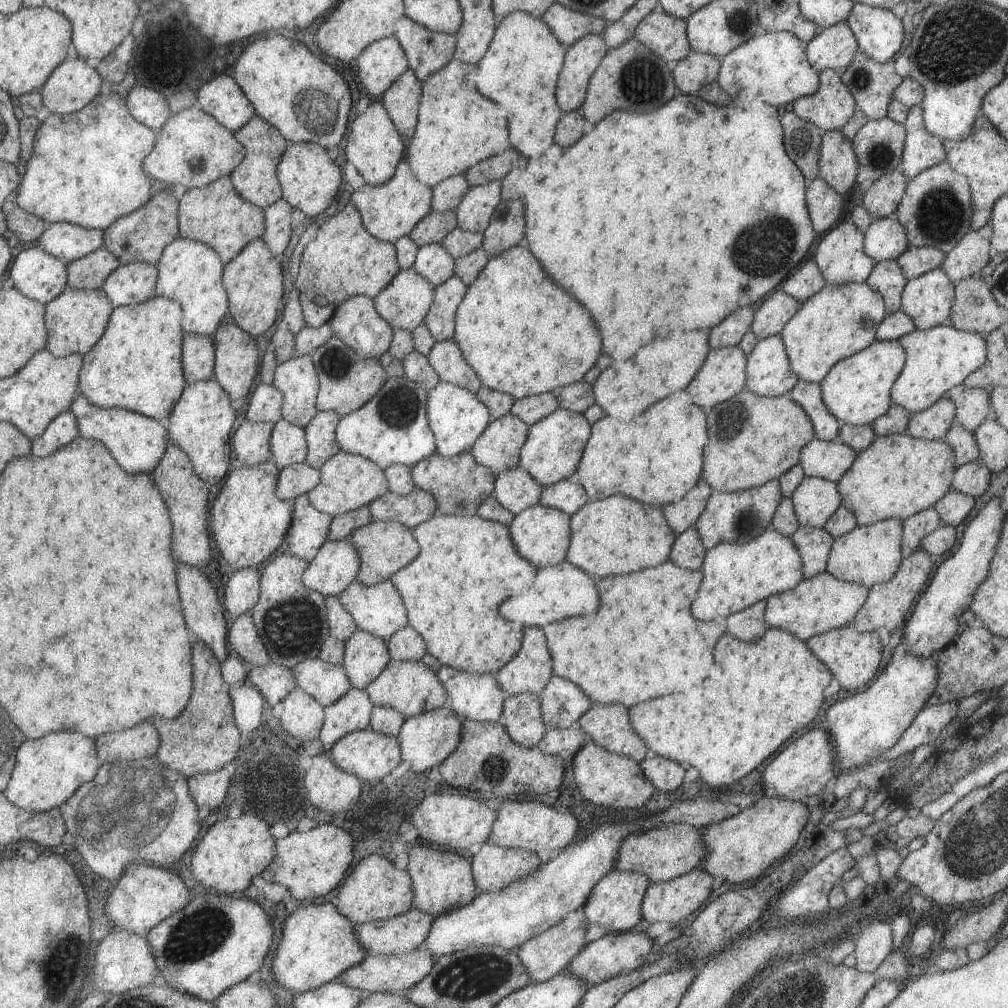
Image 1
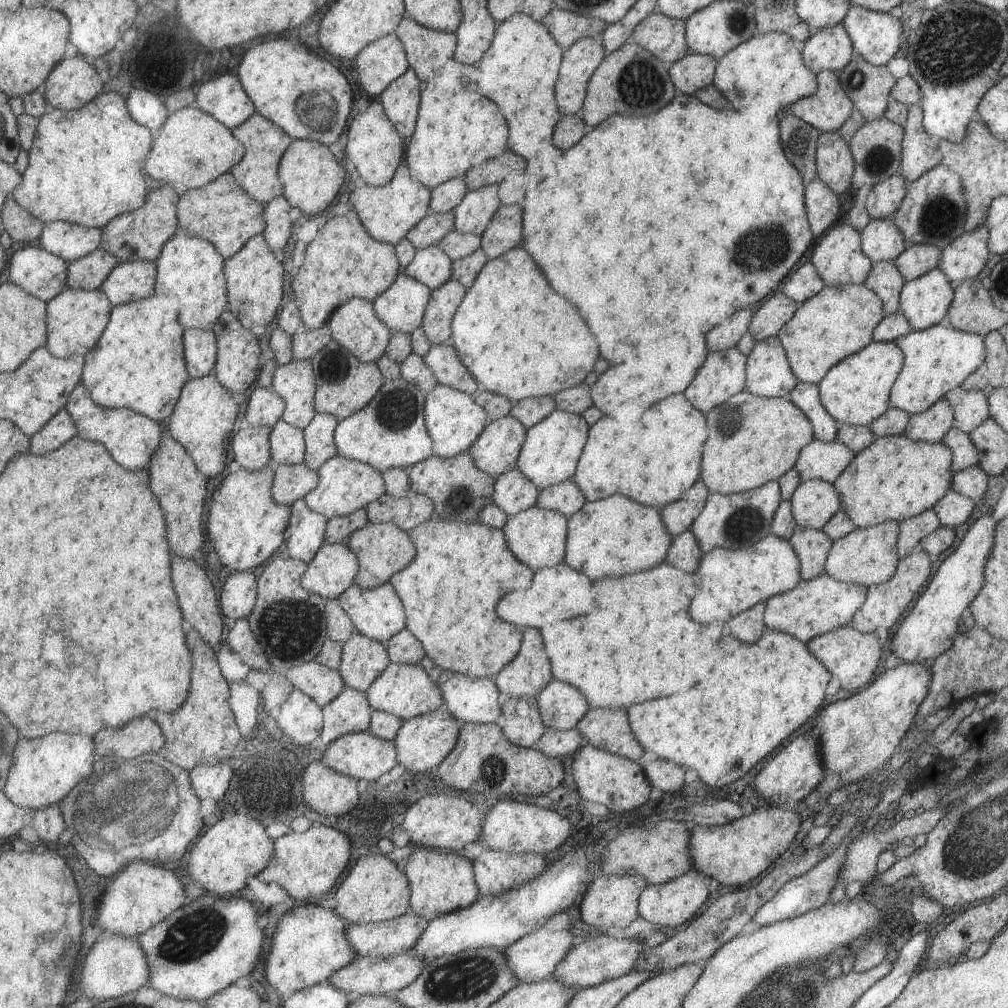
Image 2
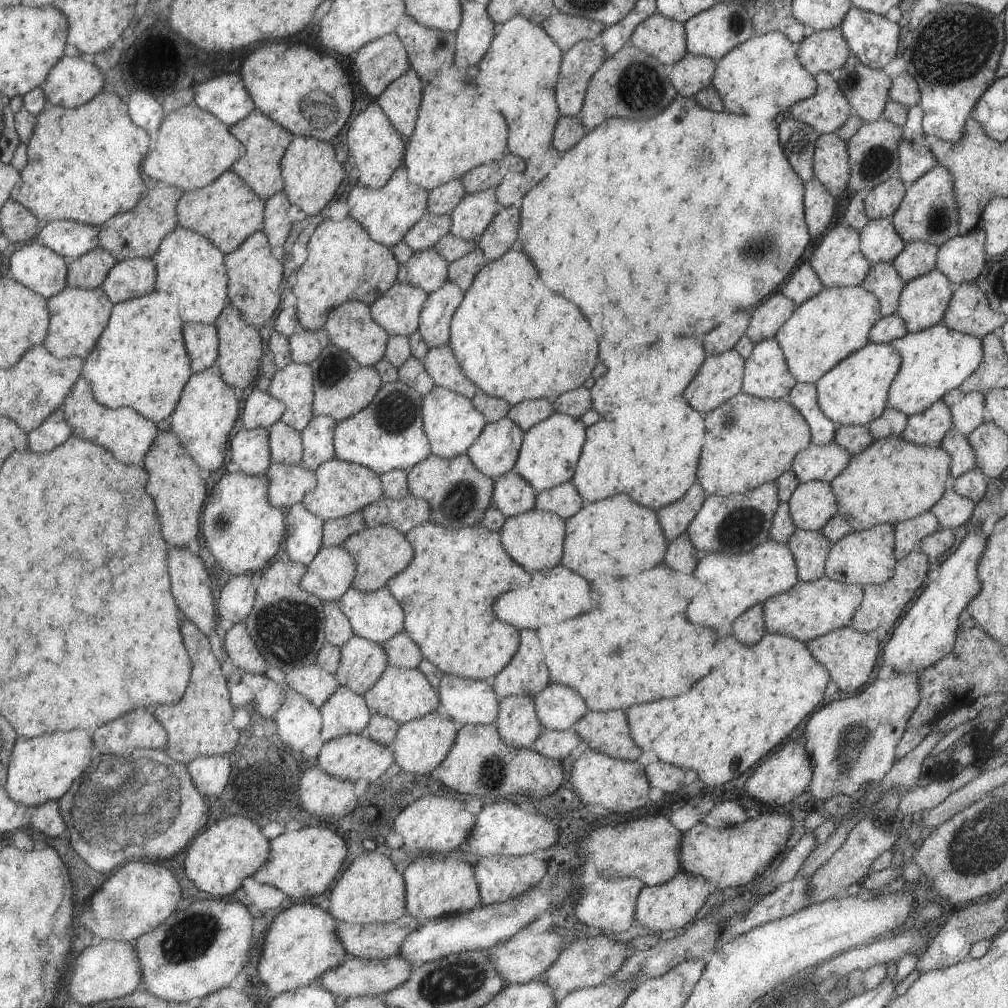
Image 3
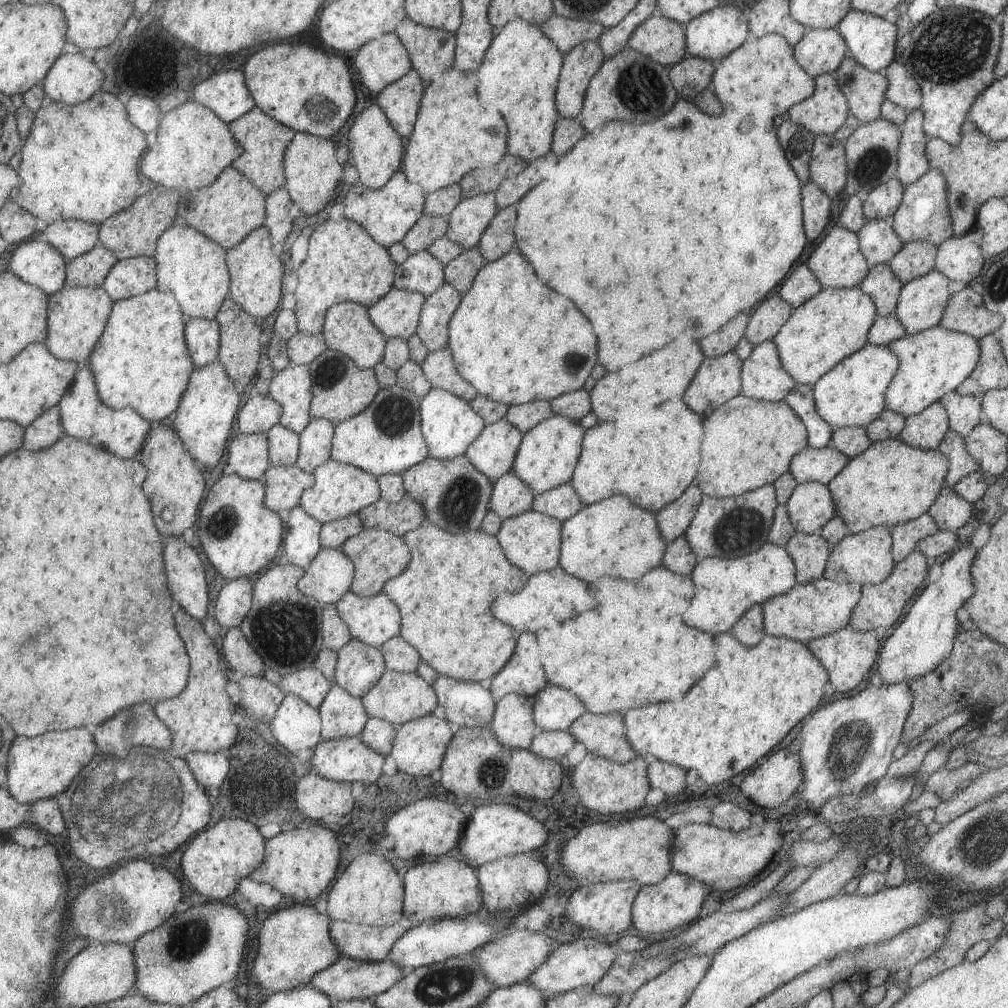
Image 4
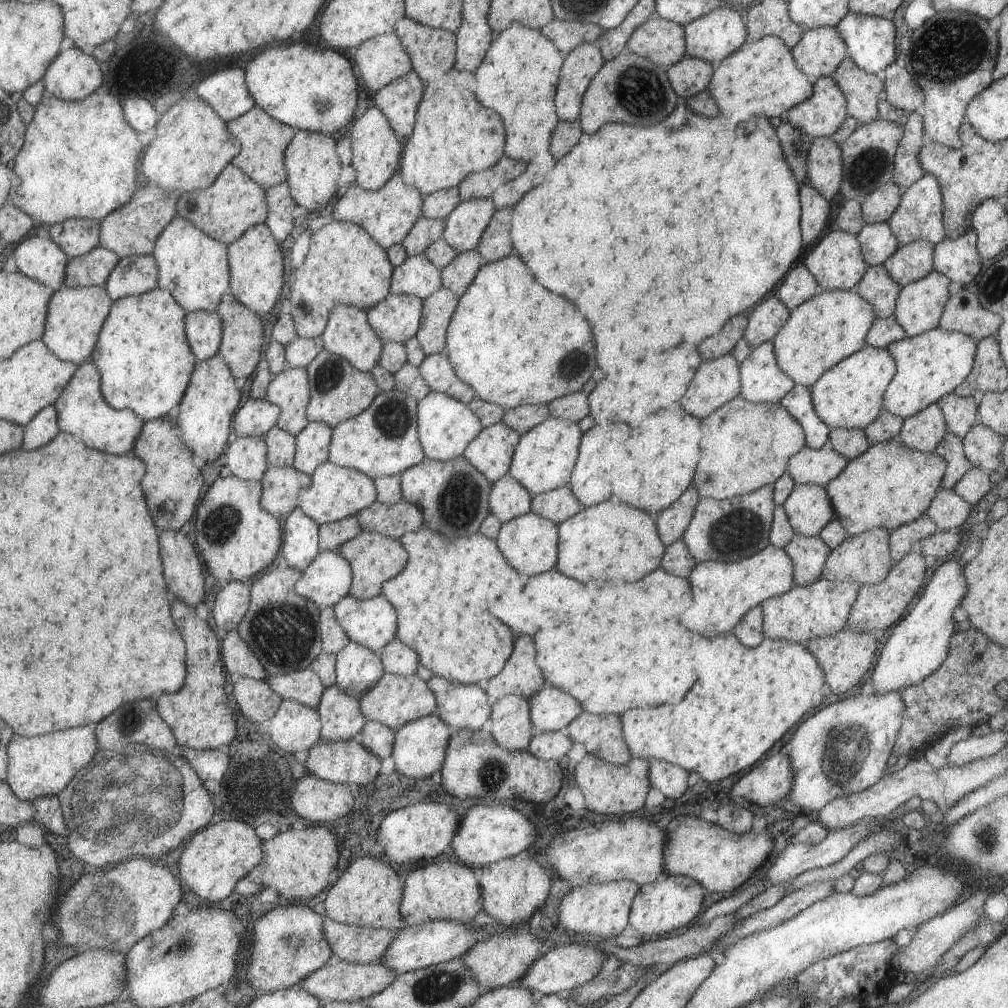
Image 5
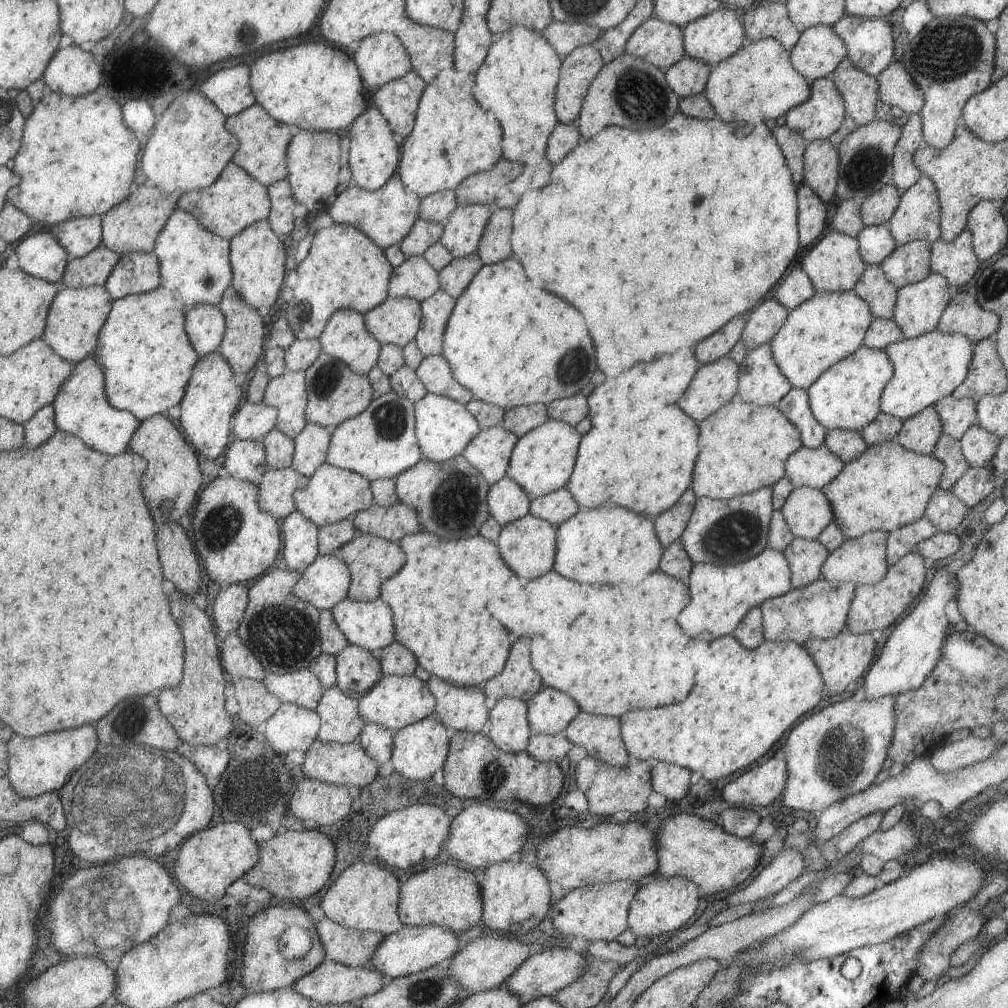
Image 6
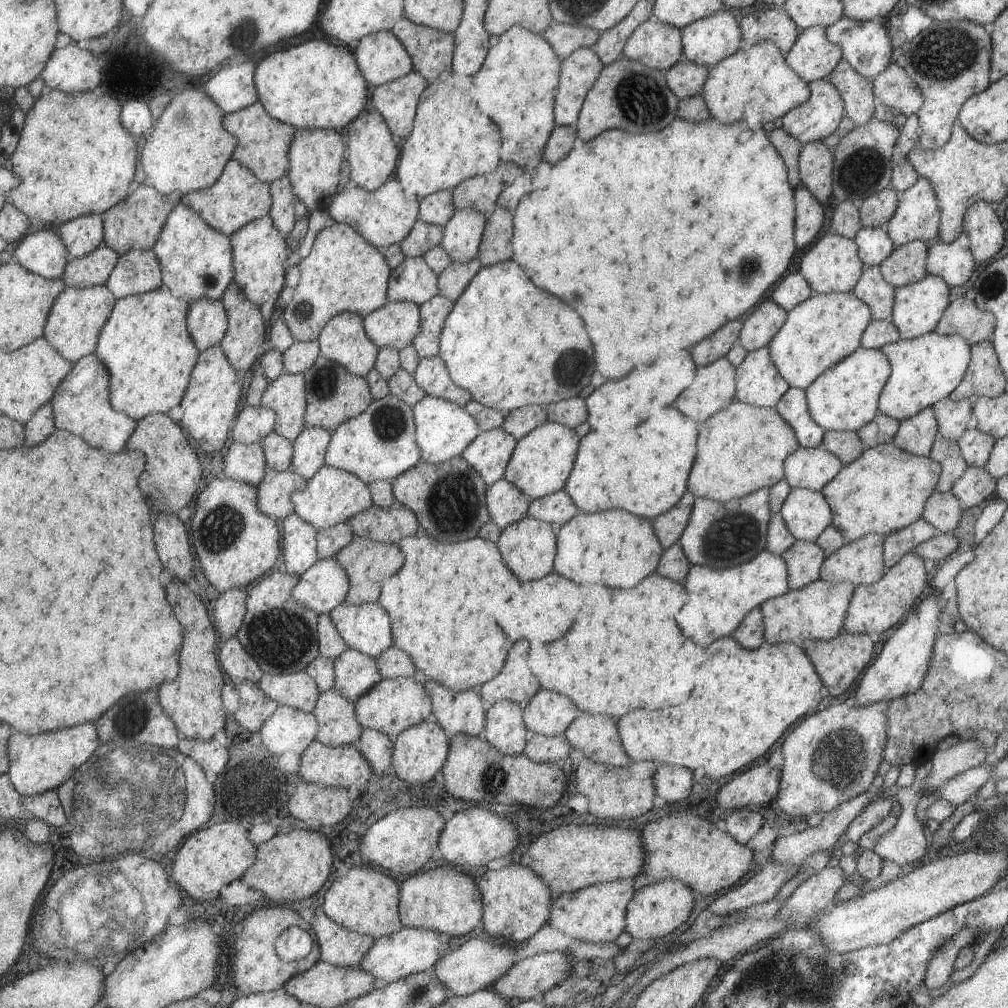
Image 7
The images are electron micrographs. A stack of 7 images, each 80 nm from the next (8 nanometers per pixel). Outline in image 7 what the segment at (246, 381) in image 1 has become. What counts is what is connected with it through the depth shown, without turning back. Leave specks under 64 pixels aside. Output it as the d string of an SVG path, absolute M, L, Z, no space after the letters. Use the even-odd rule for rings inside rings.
M233 282L222 300L228 308L229 328L222 340L228 359L237 370L246 371L259 356L265 340L265 324L257 304L246 298L242 288Z

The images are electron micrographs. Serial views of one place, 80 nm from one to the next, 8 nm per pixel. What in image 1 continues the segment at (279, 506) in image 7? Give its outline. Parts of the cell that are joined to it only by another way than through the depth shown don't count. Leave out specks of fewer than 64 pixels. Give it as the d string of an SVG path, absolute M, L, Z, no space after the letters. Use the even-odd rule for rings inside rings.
M307 463L289 465L279 470L276 482L276 496L284 500L306 495L320 479L320 469L311 468Z

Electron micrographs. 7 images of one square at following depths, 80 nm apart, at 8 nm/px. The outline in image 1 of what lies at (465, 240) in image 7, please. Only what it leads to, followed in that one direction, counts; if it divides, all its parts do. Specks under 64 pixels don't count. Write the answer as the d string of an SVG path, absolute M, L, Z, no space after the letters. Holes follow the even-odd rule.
M500 180L469 187L461 202L458 202L453 210L456 214L457 227L462 231L482 233L501 199Z

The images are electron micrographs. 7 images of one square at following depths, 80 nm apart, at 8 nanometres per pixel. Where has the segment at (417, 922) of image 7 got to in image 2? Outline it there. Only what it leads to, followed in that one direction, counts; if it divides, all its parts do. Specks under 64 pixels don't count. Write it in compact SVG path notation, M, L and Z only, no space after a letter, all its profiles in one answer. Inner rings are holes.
M417 846L402 871L409 887L409 911L426 921L471 906L481 897L474 881L472 862L453 853Z

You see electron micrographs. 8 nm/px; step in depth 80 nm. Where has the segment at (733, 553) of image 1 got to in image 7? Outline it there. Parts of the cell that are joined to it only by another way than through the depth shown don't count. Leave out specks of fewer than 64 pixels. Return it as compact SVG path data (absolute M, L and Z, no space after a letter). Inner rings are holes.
M765 549L749 562L728 569L715 570L690 565L682 585L688 592L688 601L677 611L674 618L681 634L697 646L709 646L721 636L731 636L753 607L758 607L768 598L781 596L790 589L785 561Z

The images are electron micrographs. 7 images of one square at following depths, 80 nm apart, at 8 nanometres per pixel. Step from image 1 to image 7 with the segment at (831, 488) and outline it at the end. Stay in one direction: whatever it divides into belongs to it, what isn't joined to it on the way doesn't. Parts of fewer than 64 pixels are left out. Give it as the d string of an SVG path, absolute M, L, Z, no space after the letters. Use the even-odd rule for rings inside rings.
M791 489L778 512L796 540L816 542L817 537L832 524L832 512L821 491Z

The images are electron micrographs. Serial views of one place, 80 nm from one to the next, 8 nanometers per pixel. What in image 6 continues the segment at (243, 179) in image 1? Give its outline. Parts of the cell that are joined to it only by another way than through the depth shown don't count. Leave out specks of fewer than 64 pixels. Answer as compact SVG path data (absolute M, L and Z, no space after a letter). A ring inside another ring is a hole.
M253 104L239 114L229 117L228 129L240 138L241 146L234 161L243 170L248 171L257 182L266 187L288 177L287 150L289 141L297 134L299 128L274 119L260 104Z

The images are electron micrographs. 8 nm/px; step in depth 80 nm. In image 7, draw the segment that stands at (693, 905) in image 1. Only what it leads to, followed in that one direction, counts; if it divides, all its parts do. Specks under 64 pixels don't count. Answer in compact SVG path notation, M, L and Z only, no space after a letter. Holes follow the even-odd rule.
M673 879L654 882L634 890L633 896L625 907L624 931L632 939L641 941L651 941L667 936L669 932L673 932L675 928L689 918L696 897L688 886Z

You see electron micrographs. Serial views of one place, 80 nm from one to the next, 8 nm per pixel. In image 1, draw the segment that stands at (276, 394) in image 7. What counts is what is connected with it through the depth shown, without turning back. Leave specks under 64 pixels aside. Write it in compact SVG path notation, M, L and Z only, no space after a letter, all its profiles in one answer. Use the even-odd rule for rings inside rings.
M310 355L277 363L273 384L283 393L280 416L295 426L304 427L317 412L315 408L318 378Z

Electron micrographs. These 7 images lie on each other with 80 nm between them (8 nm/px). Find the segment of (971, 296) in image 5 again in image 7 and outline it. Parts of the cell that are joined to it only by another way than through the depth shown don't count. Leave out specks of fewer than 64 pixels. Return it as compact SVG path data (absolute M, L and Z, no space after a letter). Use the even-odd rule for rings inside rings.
M969 294L953 298L933 331L940 335L957 335L971 346L990 341L995 323L993 314L980 311Z

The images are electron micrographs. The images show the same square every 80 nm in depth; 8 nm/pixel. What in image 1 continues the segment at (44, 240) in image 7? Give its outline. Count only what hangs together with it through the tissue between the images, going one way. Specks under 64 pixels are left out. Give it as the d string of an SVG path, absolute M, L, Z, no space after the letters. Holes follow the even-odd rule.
M37 246L21 251L14 258L10 276L25 296L47 304L68 285L68 265Z

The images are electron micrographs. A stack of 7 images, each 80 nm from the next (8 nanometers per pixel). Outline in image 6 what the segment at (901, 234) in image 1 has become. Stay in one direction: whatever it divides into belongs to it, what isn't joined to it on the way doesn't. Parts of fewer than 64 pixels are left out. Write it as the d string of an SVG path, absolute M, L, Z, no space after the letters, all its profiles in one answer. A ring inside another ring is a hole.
M886 225L863 227L856 239L859 254L866 265L879 265L896 247Z

